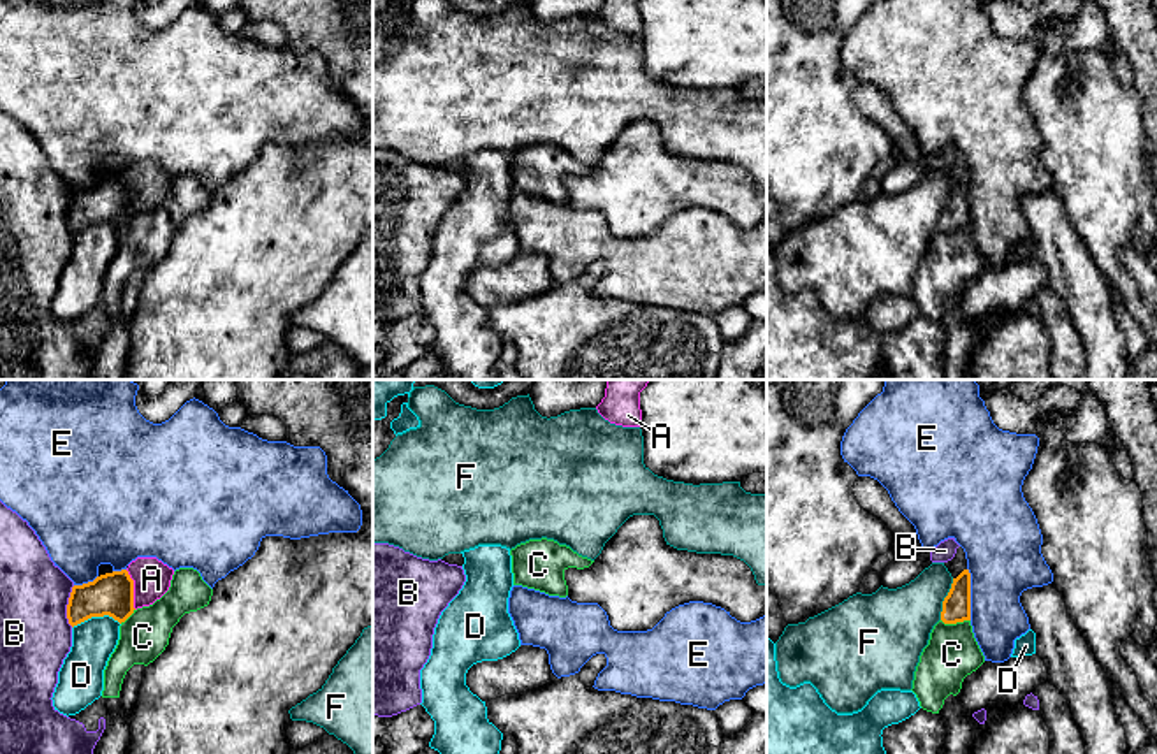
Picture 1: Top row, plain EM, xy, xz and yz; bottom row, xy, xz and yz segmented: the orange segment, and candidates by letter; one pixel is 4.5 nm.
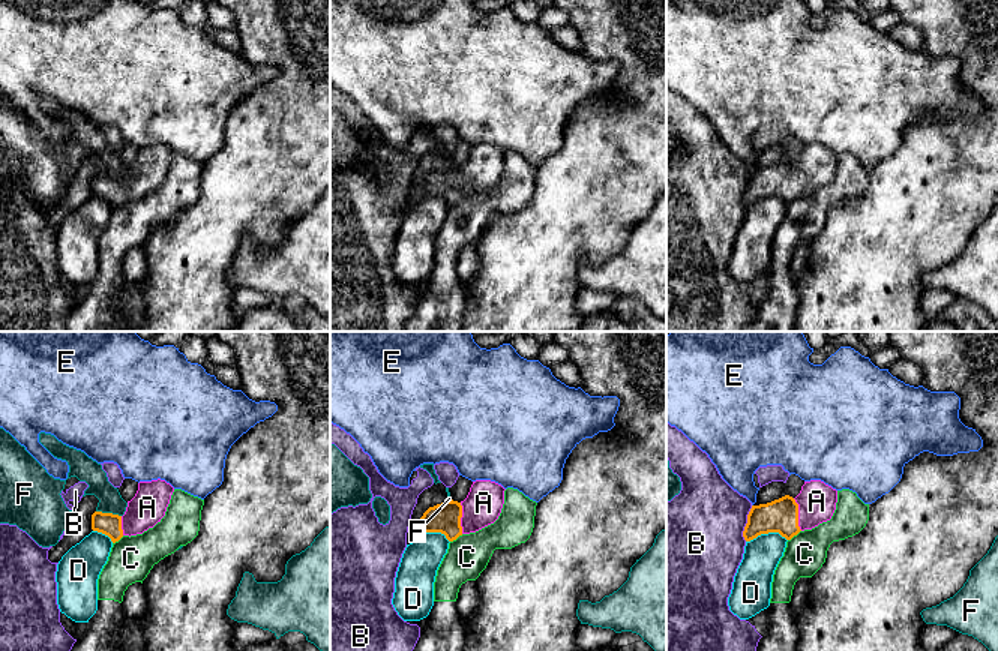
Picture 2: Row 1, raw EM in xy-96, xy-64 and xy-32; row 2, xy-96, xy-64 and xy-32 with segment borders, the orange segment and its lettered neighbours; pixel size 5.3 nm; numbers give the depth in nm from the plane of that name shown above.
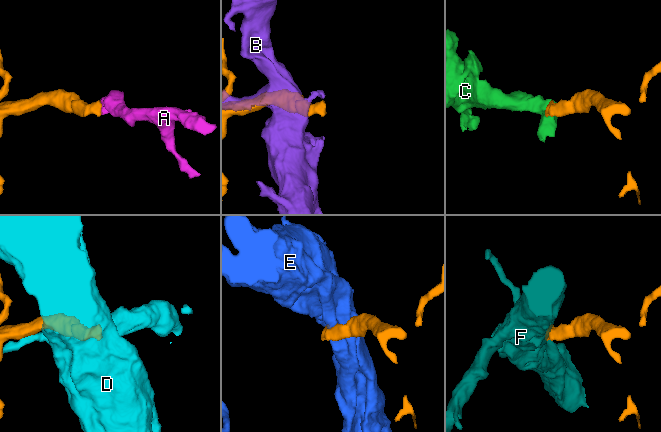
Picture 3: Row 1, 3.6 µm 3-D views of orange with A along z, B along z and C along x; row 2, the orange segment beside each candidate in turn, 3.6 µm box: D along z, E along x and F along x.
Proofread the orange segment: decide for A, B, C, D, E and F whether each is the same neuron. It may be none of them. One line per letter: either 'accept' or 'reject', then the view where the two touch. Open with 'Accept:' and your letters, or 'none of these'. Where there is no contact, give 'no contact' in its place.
Accept: A
A: accept; meets orange in xy
B: reject; meets orange in xy
C: reject; meets orange in yz
D: reject; meets orange in xy
E: reject; meets orange in yz
F: reject; meets orange in yz

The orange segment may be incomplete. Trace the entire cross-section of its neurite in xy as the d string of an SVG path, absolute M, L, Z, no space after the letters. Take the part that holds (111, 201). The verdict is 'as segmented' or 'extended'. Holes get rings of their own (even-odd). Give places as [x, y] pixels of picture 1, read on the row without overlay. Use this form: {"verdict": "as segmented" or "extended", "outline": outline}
{"verdict": "extended", "outline": "M137 163L127 176L74 192L67 211L69 230L74 234L91 223L104 221L121 230L137 214L160 206L169 197L172 181L174 176L156 163Z"}

